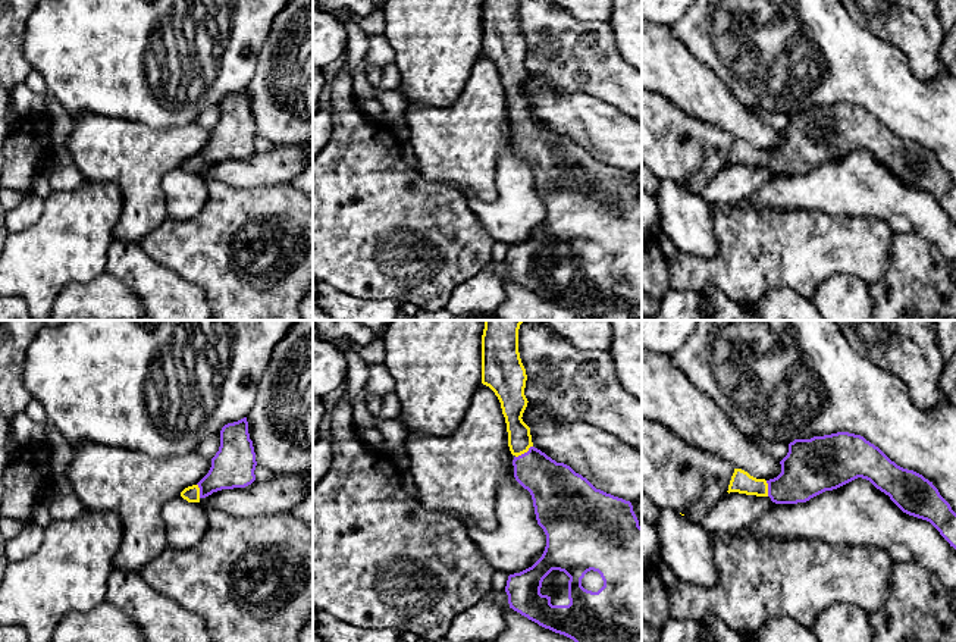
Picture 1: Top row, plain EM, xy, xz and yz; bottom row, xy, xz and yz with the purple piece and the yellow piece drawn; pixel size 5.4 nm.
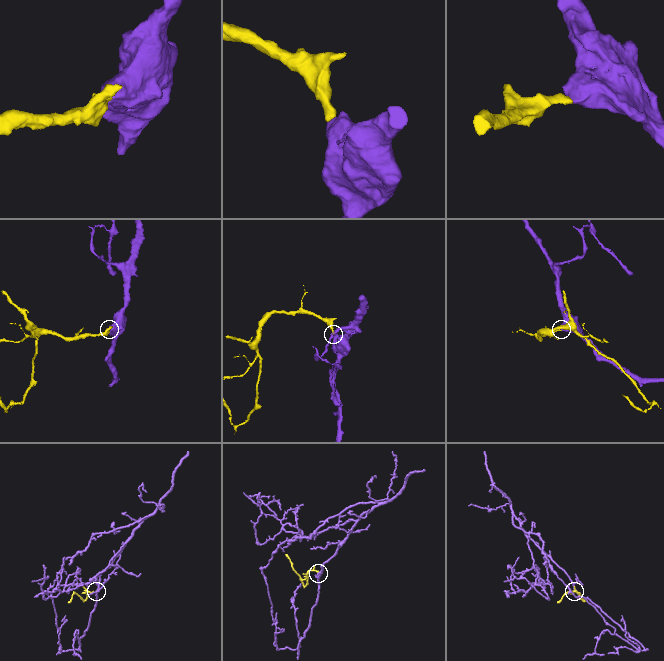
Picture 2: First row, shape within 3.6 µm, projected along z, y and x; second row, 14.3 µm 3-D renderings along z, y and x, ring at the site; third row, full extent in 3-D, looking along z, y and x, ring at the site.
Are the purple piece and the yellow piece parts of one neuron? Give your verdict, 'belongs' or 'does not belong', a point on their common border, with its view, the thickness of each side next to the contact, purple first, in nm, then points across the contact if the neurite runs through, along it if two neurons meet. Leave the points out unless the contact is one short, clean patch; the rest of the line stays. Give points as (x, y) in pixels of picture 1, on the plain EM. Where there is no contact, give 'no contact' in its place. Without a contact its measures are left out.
belongs; contact xz (524, 124); calibres 280 and 130 nm; way xz (554, 157), (529, 132), (524, 124), (519, 105)

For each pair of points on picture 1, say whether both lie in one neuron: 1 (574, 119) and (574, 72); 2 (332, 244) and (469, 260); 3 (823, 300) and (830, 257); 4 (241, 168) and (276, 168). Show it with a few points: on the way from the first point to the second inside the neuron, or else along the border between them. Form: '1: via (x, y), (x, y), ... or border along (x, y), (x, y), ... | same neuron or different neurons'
1: border along (544, 80), (560, 93), (586, 93), (608, 103) | different neurons
2: via (366, 244), (394, 244), (413, 262), (435, 265) | same neuron
3: border along (862, 279), (831, 275), (811, 300) | different neurons
4: via (250, 168), (268, 168) | same neuron

